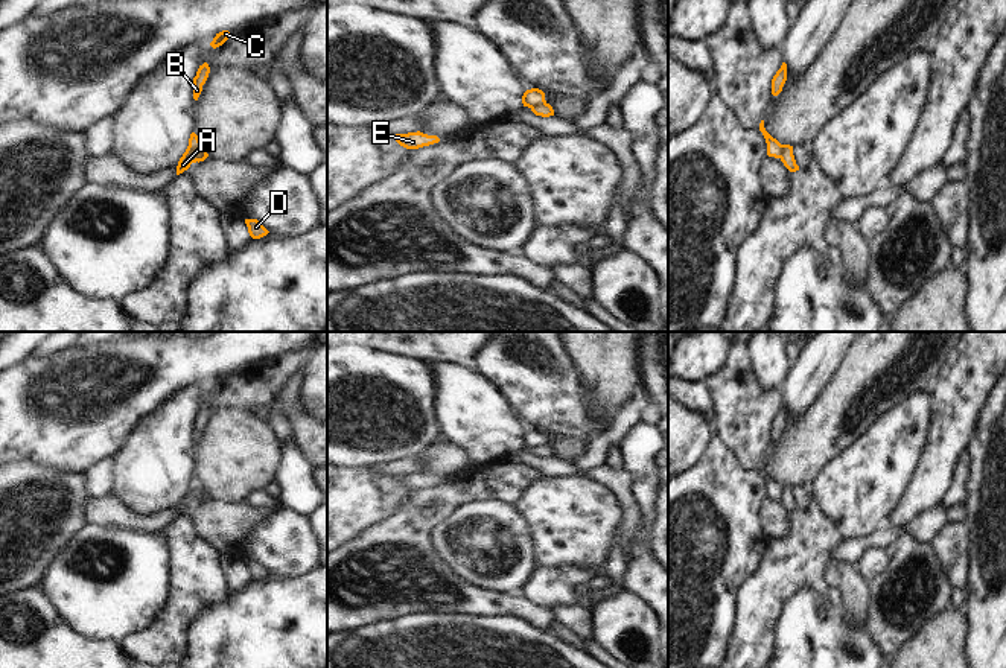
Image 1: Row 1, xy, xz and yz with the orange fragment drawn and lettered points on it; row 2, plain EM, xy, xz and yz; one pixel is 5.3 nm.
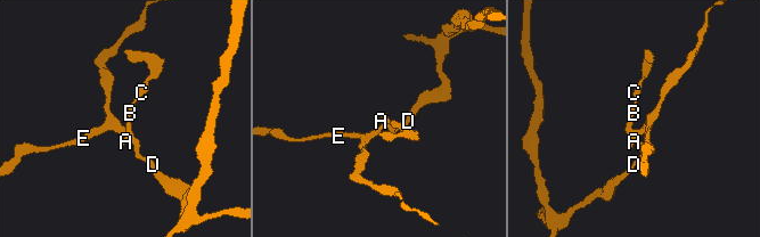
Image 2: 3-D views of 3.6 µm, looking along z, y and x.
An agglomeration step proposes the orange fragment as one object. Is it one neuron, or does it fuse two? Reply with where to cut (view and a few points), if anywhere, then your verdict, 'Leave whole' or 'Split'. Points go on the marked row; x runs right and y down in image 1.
Split along xz (545, 101), (531, 108). Split.

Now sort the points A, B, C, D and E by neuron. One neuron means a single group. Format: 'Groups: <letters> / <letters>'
Groups: A B C / D E.

